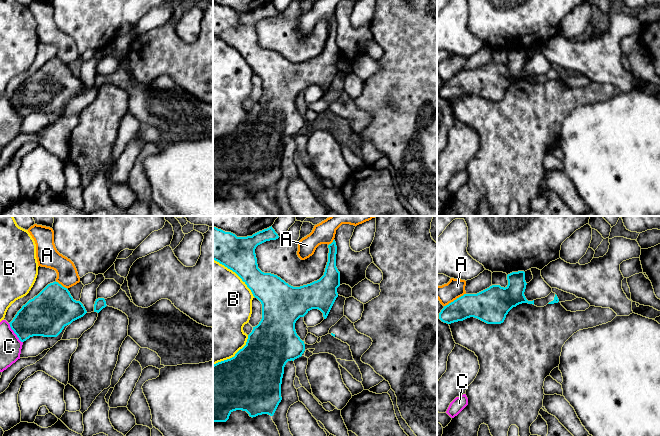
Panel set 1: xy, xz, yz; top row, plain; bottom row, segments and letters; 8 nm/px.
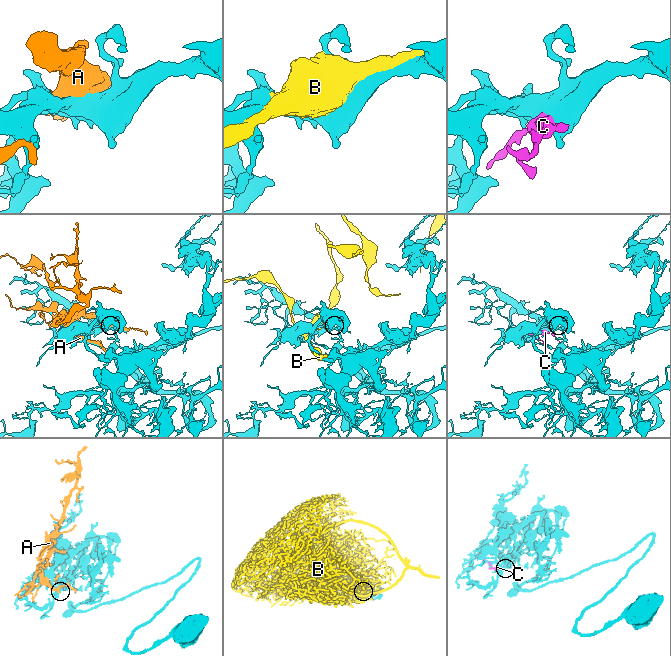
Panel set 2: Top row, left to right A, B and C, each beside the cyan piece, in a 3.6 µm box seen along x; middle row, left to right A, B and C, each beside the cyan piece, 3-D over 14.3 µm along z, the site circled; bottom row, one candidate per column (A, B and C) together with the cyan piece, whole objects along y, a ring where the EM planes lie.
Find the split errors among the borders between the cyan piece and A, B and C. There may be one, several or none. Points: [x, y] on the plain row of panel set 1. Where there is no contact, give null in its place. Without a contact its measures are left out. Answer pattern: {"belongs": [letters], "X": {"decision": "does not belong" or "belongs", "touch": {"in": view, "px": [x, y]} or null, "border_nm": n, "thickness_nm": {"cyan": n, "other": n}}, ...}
{"belongs": [], "A": {"decision": "does not belong", "touch": {"in": "yz", "px": [454, 76]}, "border_nm": 200, "thickness_nm": {"cyan": 220, "other": 160}}, "B": {"decision": "does not belong", "touch": {"in": "xz", "px": [236, 49]}, "border_nm": 440, "thickness_nm": {"cyan": 280, "other": 500}}, "C": {"decision": "does not belong", "touch": {"in": "xy", "px": [14, 108]}, "border_nm": 200, "thickness_nm": {"cyan": 320, "other": 180}}}

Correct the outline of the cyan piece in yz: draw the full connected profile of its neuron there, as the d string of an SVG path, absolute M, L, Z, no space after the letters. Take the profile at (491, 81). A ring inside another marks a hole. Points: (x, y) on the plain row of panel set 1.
M512 48L507 51L508 61L504 64L500 61L492 61L489 64L477 70L464 70L453 78L444 82L439 89L439 95L447 100L463 97L467 94L474 93L487 100L501 100L504 98L508 88L519 80L528 79L537 83L544 83L547 80L558 79L557 71L551 68L547 73L528 77L524 71L526 65L525 48Z

